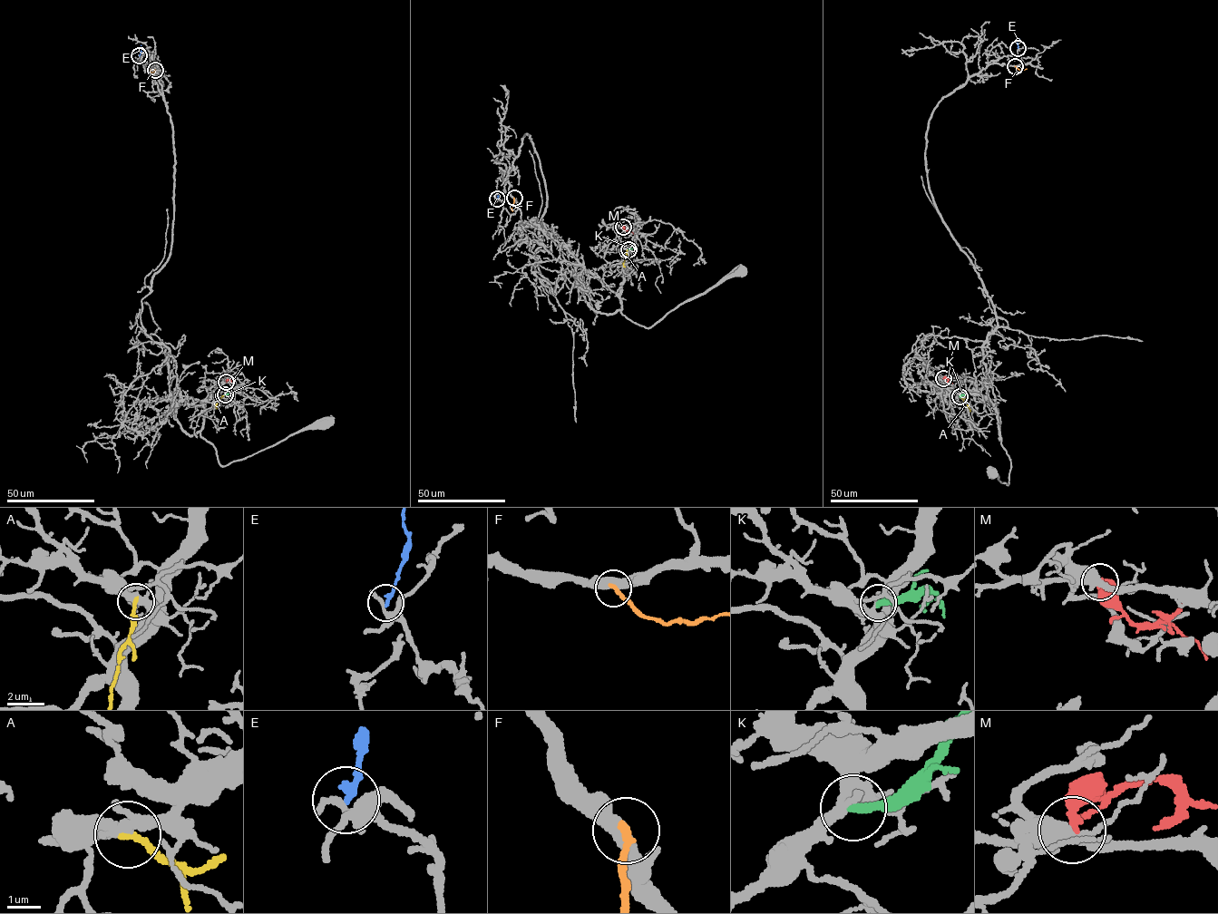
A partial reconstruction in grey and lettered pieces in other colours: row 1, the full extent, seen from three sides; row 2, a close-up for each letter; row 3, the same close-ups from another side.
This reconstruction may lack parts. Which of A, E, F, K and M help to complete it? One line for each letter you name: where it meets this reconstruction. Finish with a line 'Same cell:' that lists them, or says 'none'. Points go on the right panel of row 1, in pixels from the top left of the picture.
Same cell: none

